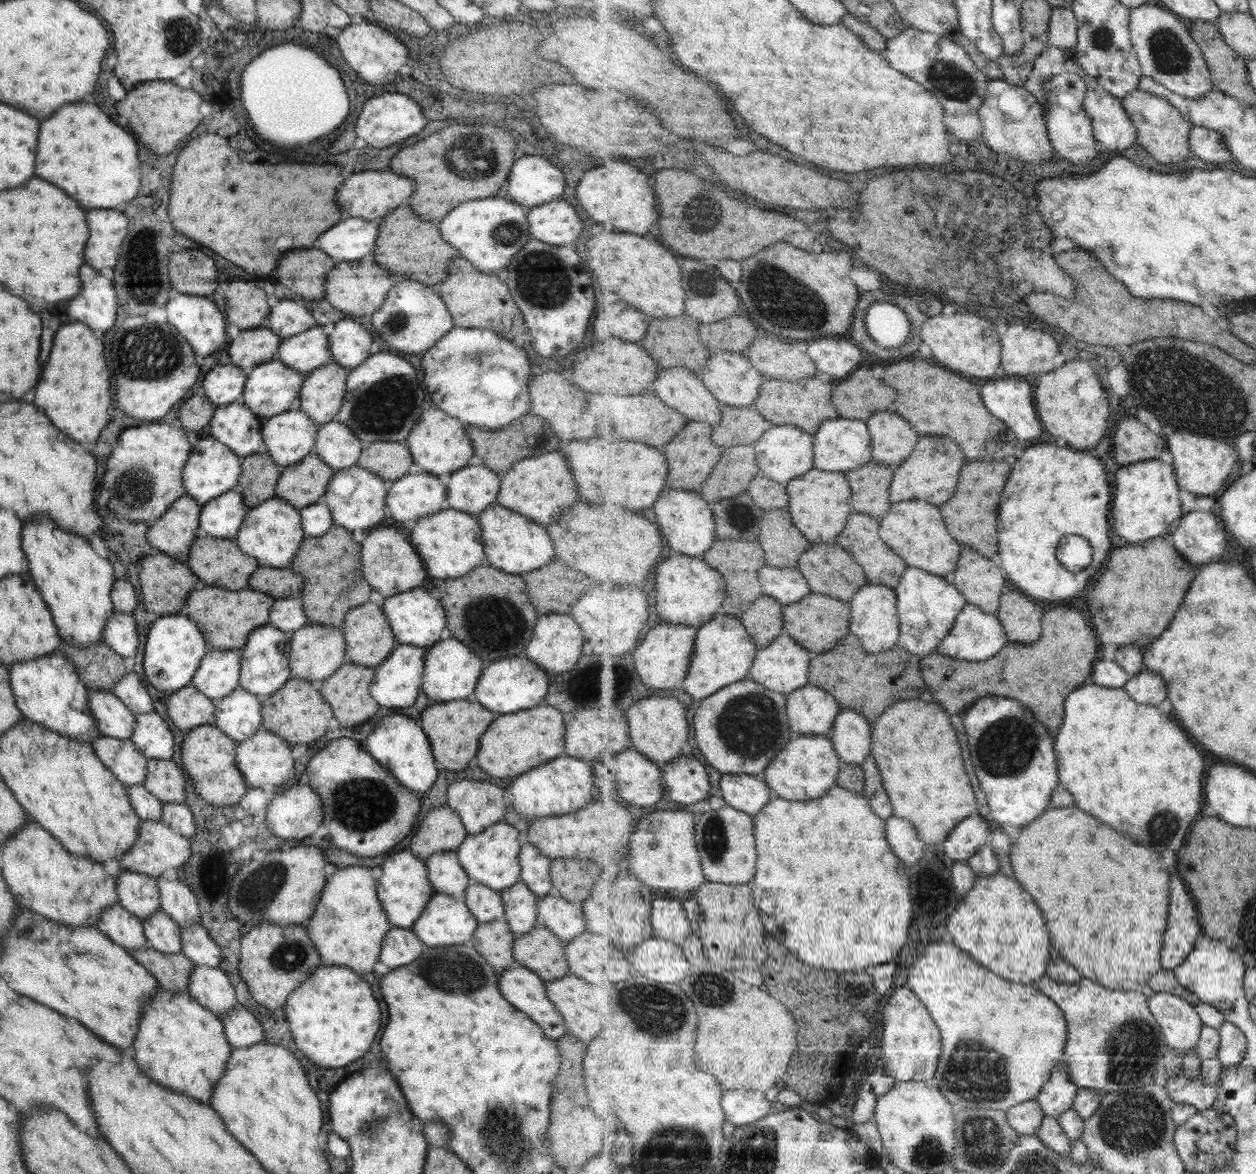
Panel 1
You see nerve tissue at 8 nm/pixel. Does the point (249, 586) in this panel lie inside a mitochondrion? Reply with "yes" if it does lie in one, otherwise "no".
no

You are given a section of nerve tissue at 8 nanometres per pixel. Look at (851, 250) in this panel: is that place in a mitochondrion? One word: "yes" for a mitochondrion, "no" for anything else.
no

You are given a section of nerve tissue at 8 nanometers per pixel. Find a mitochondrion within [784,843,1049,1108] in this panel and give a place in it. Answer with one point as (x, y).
(977, 1070)

